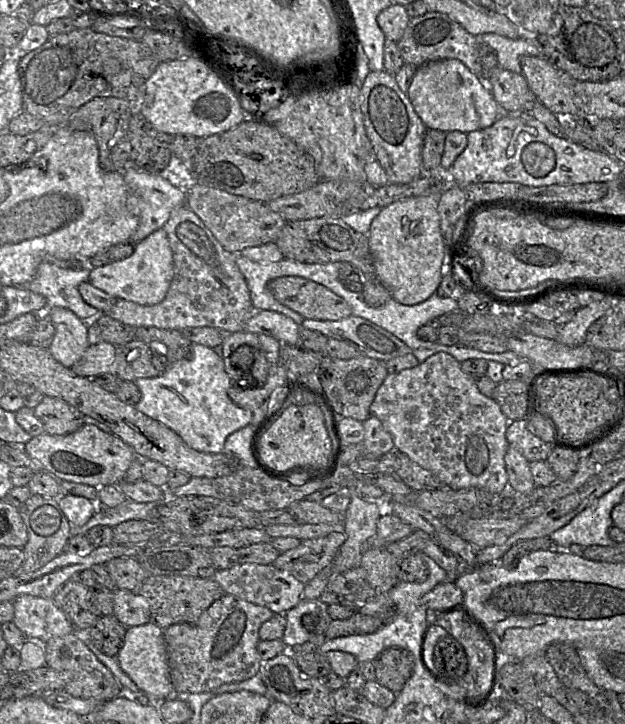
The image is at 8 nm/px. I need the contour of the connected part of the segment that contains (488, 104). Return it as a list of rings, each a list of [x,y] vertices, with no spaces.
[[[457,59],[432,60],[417,67],[406,94],[427,129],[440,130],[445,133],[460,131],[468,134],[491,126],[501,116],[501,108],[483,78],[472,73]]]

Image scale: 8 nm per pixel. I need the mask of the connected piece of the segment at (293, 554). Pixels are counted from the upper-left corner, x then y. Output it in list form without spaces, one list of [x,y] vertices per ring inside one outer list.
[[[344,531],[301,540],[297,547],[280,553],[272,565],[280,570],[288,571],[297,580],[307,584],[333,562],[345,540]]]

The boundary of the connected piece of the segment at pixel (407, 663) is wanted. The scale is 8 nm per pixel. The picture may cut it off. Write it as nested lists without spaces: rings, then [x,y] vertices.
[[[388,647],[371,662],[376,671],[376,680],[394,693],[402,690],[413,673],[414,663],[410,650]]]

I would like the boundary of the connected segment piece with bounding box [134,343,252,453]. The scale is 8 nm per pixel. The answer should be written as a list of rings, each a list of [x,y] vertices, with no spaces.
[[[193,343],[188,357],[171,363],[167,370],[151,378],[139,378],[134,381],[141,393],[141,399],[135,408],[157,420],[177,433],[191,448],[205,453],[220,453],[224,449],[226,438],[233,432],[251,423],[252,412],[234,403],[228,396],[231,378],[225,371],[222,357],[213,348]]]

